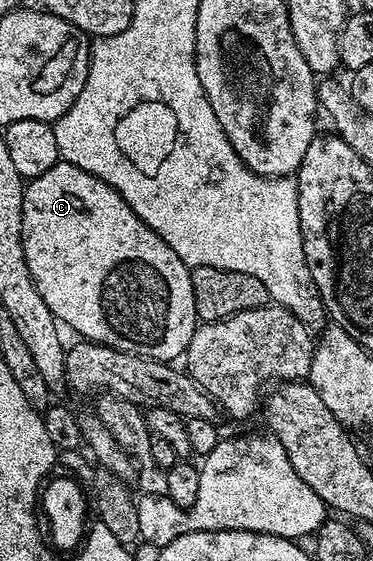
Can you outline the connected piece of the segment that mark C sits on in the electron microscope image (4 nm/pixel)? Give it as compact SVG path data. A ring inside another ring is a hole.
M62 162L55 164L45 174L34 177L23 190L23 249L25 250L25 262L29 266L29 274L41 294L45 298L45 306L54 314L60 325L72 328L76 337L92 344L104 344L110 348L116 348L118 352L131 352L134 356L146 356L148 360L162 360L175 362L186 353L189 342L193 338L197 327L195 303L193 302L193 282L191 281L191 268L182 258L174 252L173 248L165 242L165 238L159 237L137 213L101 178L89 174L72 164Z

